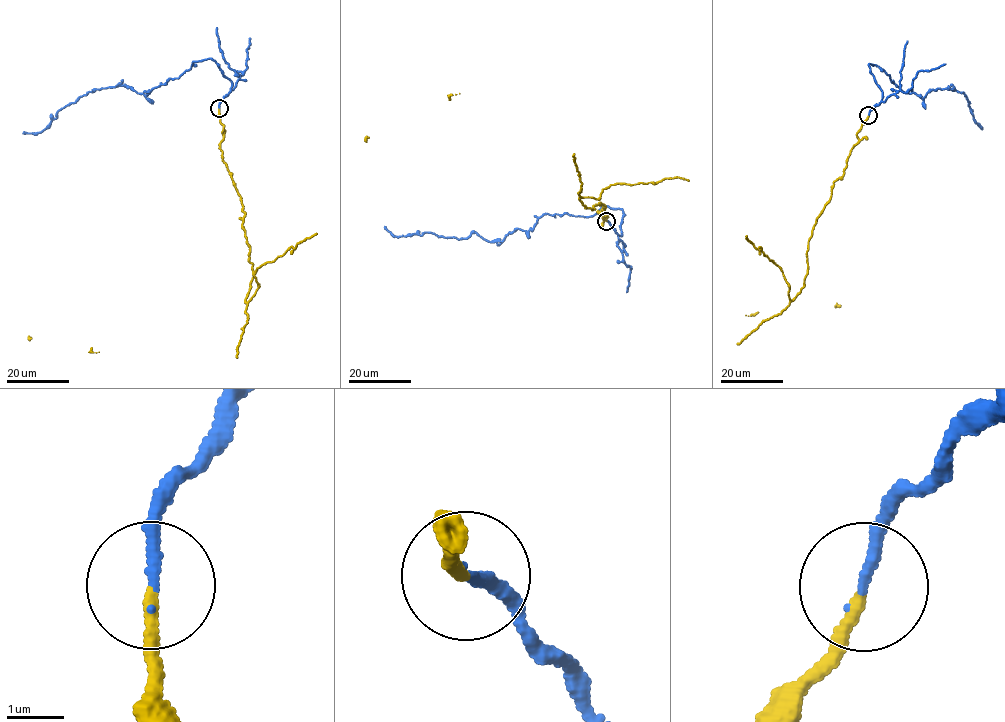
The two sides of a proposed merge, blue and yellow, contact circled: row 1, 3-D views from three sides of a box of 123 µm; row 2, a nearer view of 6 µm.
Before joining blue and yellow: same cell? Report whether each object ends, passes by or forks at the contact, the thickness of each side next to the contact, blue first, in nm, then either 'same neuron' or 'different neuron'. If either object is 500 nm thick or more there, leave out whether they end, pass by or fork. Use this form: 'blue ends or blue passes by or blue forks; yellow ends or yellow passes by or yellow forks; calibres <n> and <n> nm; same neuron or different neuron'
blue ends; yellow ends; calibres 200 and 190 nm; same neuron

